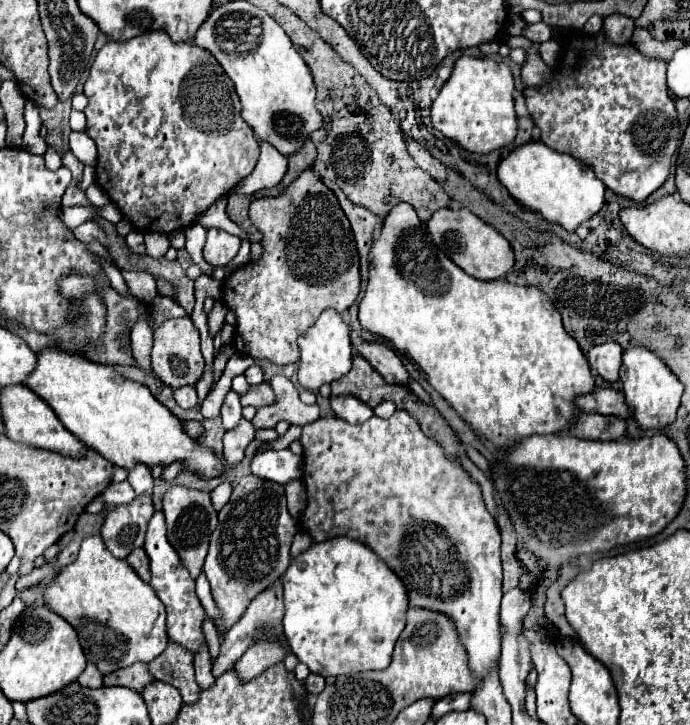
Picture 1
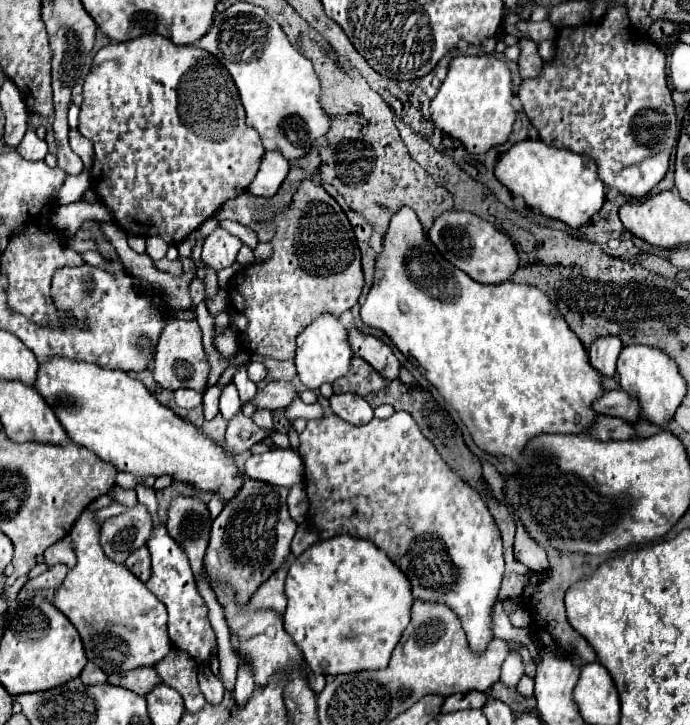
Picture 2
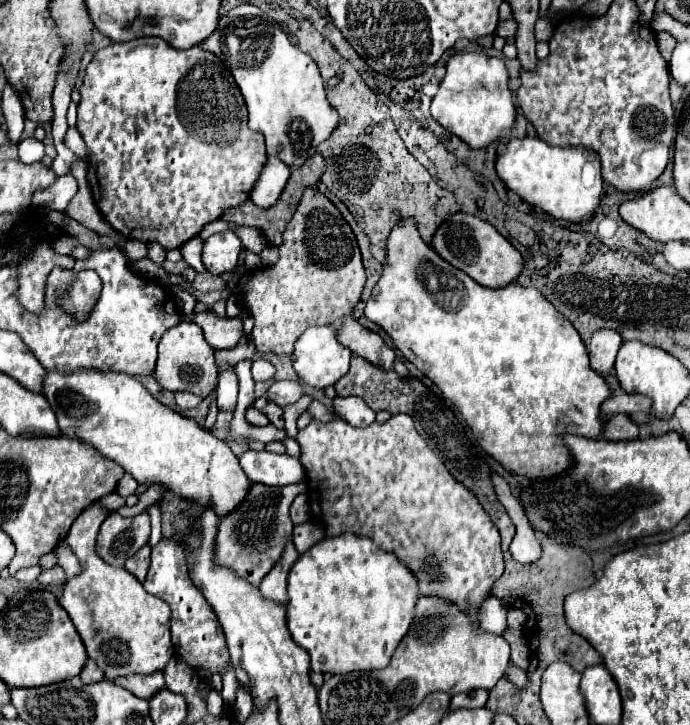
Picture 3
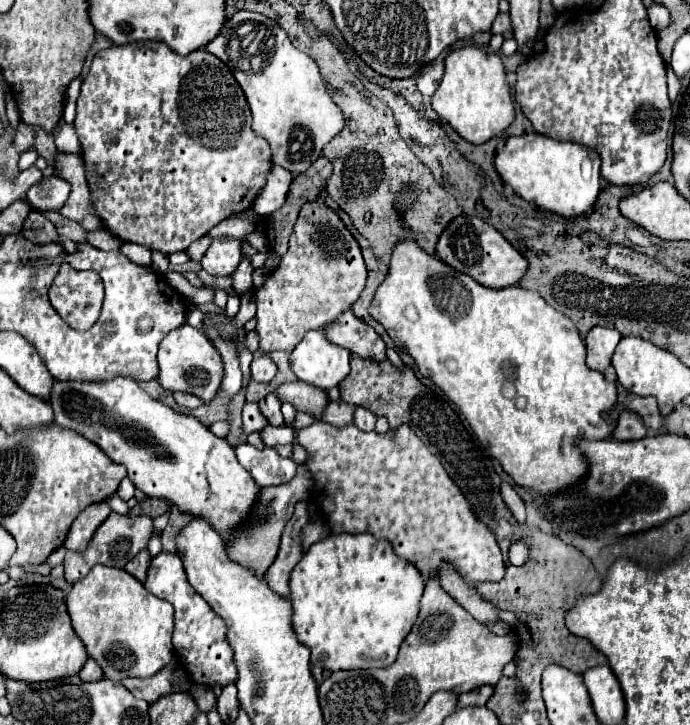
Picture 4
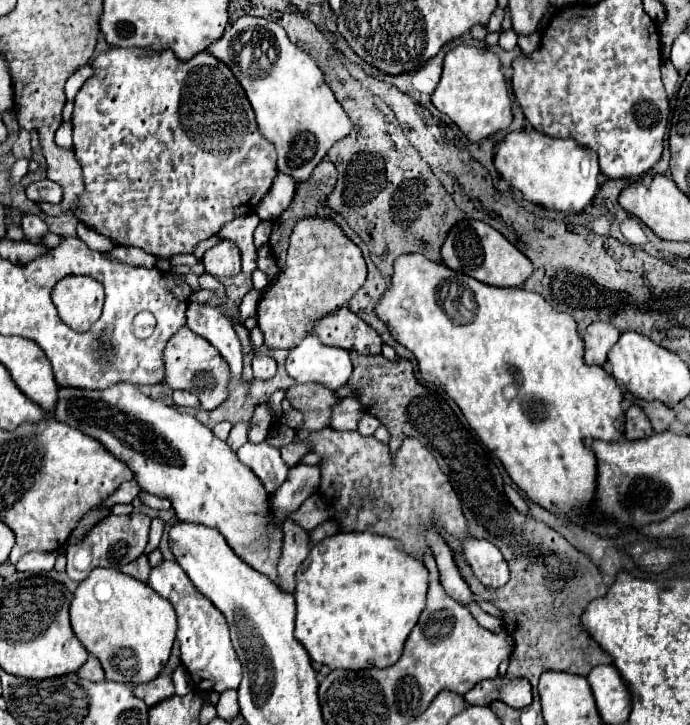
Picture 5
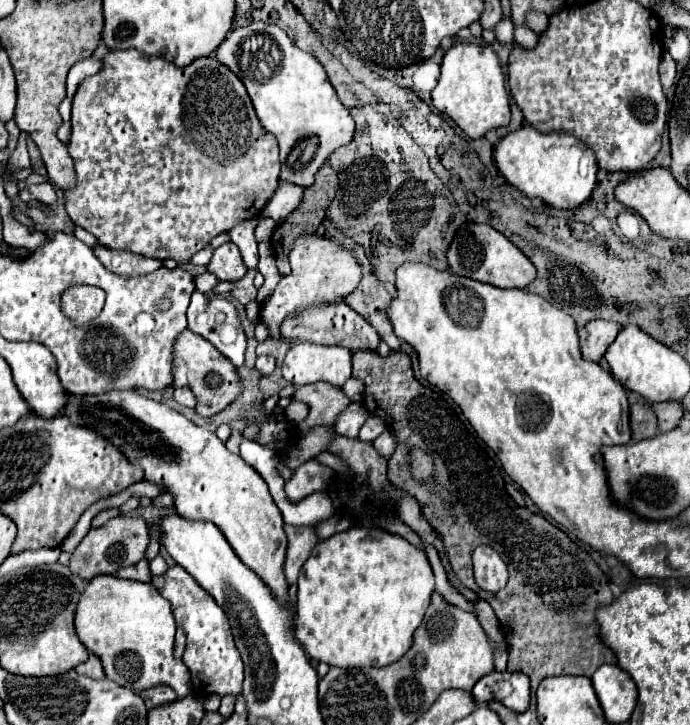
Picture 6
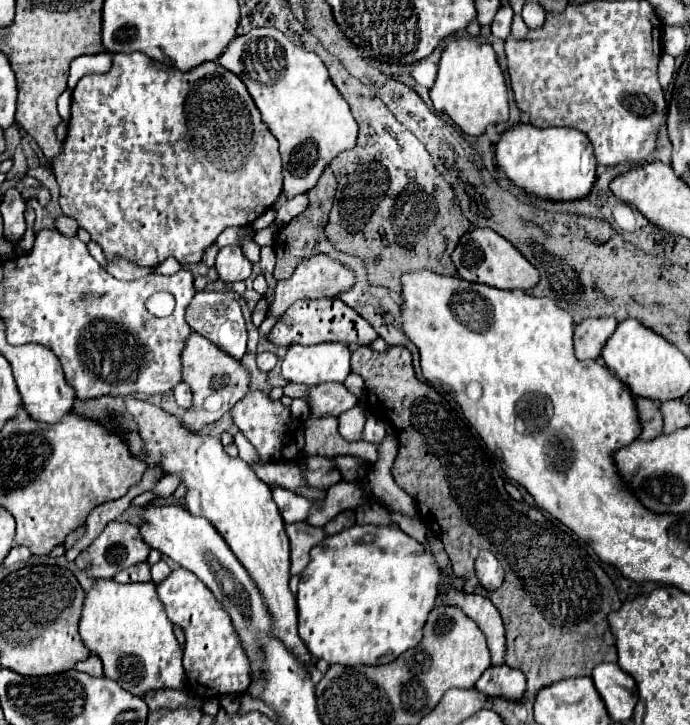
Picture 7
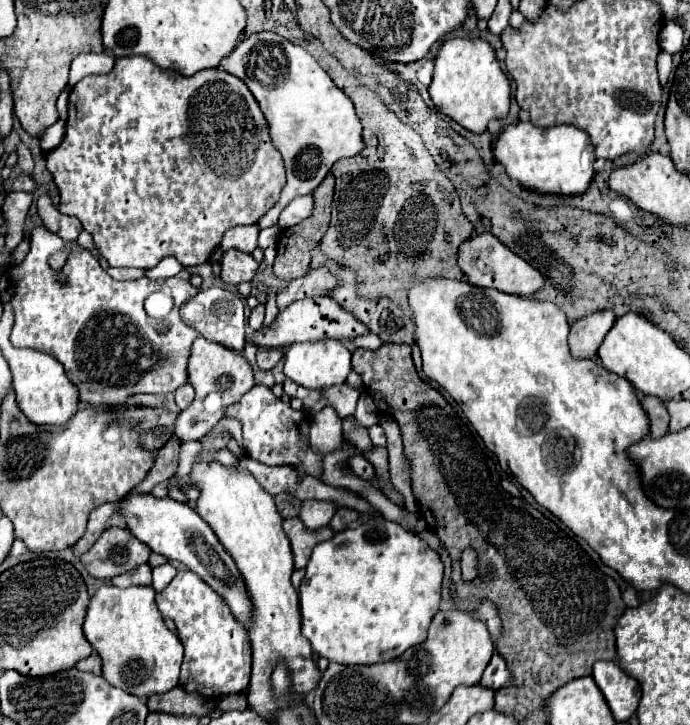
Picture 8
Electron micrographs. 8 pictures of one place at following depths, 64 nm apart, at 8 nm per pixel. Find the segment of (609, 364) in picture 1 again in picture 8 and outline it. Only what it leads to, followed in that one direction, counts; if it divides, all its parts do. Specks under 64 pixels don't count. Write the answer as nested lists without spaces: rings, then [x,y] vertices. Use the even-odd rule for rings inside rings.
[[[608,310],[594,312],[576,320],[570,326],[570,336],[568,336],[570,354],[574,358],[594,358],[600,342],[612,328],[614,320],[616,320],[614,312],[608,312]]]

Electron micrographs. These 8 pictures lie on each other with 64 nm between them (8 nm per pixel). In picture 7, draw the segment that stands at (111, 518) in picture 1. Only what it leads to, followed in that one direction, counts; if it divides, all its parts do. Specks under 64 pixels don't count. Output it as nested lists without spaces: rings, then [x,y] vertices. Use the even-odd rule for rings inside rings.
[[[110,522],[104,532],[76,558],[76,564],[90,576],[90,578],[114,578],[116,572],[130,568],[134,564],[140,564],[148,558],[150,548],[148,544],[144,544],[144,540],[140,538],[140,532],[136,526],[132,524],[124,524],[124,522]]]

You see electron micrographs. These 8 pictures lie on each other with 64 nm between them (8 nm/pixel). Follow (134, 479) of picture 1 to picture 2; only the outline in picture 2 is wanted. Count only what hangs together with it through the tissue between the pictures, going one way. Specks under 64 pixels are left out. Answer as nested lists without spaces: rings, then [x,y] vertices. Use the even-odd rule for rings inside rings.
[[[138,482],[138,486],[136,486],[136,494],[138,494],[138,502],[140,504],[144,504],[146,508],[148,508],[148,512],[150,512],[150,516],[152,516],[152,526],[156,526],[158,522],[160,522],[160,518],[158,518],[158,514],[156,514],[156,510],[158,510],[158,502],[156,502],[156,494],[154,494],[154,490],[150,488],[150,486],[142,486],[140,482]]]

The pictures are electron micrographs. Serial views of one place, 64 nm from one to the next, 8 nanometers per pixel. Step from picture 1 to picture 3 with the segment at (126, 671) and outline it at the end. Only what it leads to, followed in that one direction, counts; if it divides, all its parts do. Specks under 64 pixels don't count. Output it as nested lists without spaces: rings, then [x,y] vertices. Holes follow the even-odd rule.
[[[154,672],[150,676],[128,674],[128,676],[122,676],[122,678],[116,678],[114,682],[118,686],[130,690],[138,698],[144,698],[144,700],[150,700],[156,692],[160,692],[160,690],[166,688],[166,684],[164,684],[164,672]]]

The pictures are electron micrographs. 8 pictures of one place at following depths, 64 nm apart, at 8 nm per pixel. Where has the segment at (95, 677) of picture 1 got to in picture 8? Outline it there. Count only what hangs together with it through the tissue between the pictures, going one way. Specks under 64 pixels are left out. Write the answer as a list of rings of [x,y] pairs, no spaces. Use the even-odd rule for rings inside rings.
[[[92,652],[88,658],[80,660],[80,662],[76,664],[76,668],[80,668],[80,670],[84,670],[84,672],[92,672],[92,674],[100,676],[100,670],[102,670],[102,662],[100,662],[100,656],[98,656],[96,652]]]

